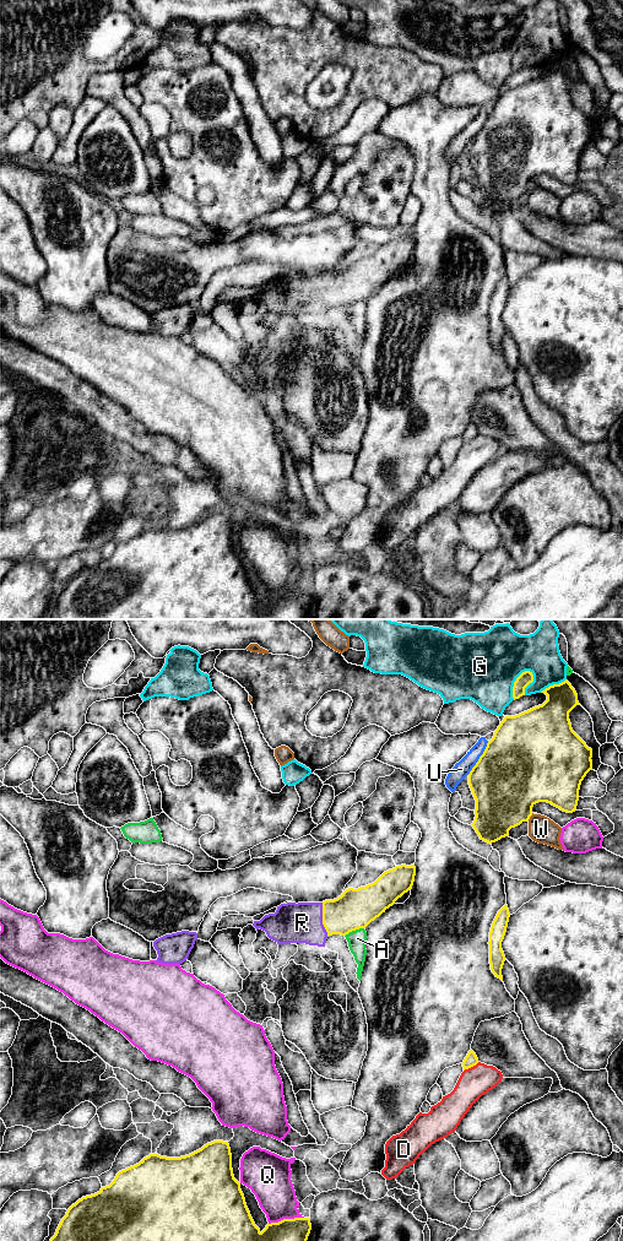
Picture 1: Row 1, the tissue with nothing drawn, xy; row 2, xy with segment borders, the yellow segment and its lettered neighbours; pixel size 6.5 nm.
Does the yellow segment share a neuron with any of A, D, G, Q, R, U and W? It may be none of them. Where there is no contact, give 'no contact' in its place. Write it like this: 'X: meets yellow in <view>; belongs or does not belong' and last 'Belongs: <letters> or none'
A: meets yellow in xy; does not belong
D: meets yellow in xy; does not belong
G: meets yellow in xy; does not belong
Q: meets yellow in xy; does not belong
R: meets yellow in xy; belongs
U: meets yellow in xy; does not belong
W: meets yellow in xy; does not belong
Belongs: R

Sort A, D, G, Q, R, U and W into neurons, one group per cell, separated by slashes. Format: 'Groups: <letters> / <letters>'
Groups: A / D / G / Q / R / U / W

